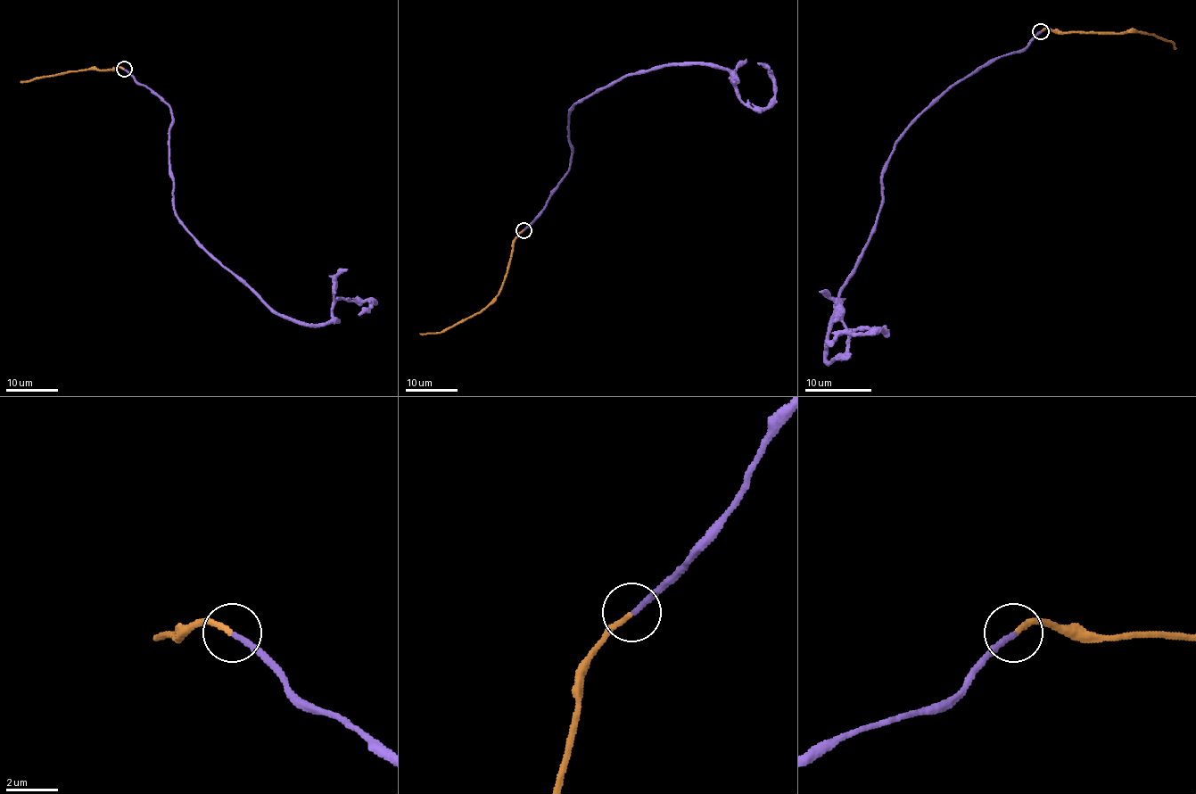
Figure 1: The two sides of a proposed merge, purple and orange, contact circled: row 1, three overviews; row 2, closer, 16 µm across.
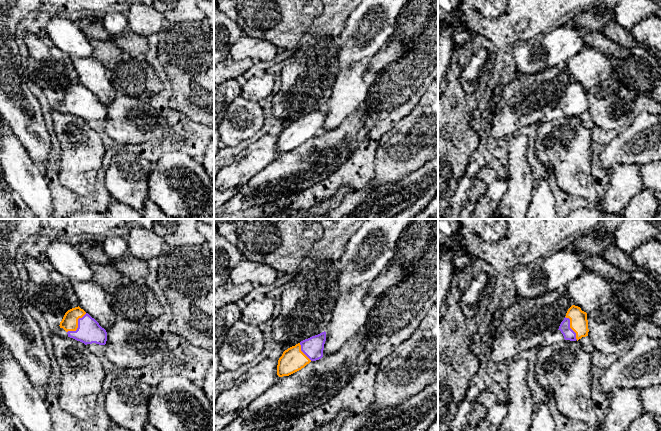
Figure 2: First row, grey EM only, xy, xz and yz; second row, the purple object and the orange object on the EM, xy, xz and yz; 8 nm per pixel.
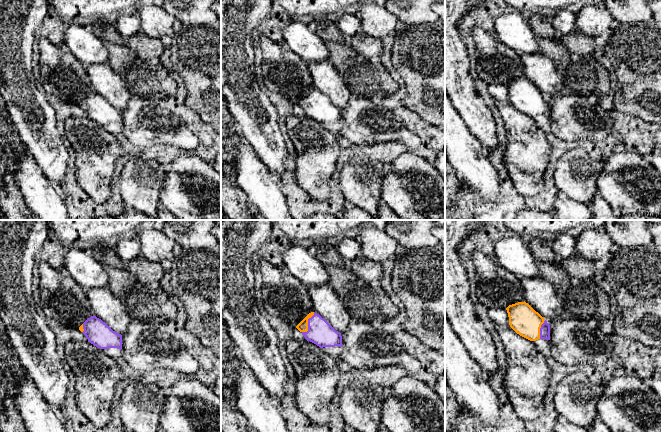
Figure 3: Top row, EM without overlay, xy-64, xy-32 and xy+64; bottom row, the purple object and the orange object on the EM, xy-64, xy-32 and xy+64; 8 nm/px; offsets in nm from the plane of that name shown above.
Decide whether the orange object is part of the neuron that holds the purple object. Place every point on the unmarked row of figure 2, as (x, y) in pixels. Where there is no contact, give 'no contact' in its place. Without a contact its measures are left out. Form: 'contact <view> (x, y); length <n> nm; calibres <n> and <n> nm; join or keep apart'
contact xy (78, 101); length 220 nm; calibres 200 and 130 nm; join

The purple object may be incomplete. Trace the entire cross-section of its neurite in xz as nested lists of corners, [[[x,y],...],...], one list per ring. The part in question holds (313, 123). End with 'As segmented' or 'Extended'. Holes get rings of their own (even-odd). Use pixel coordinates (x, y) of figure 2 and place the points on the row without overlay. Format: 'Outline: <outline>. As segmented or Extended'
Outline: [[[324,107],[285,126],[278,136],[277,151],[289,152],[304,144],[311,137],[321,135],[325,117],[326,108]]]. Extended

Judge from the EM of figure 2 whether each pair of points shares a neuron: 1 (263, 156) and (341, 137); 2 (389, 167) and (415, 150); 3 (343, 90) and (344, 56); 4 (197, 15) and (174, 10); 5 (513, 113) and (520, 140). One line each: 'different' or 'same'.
1: different
2: same
3: different
4: same
5: different

